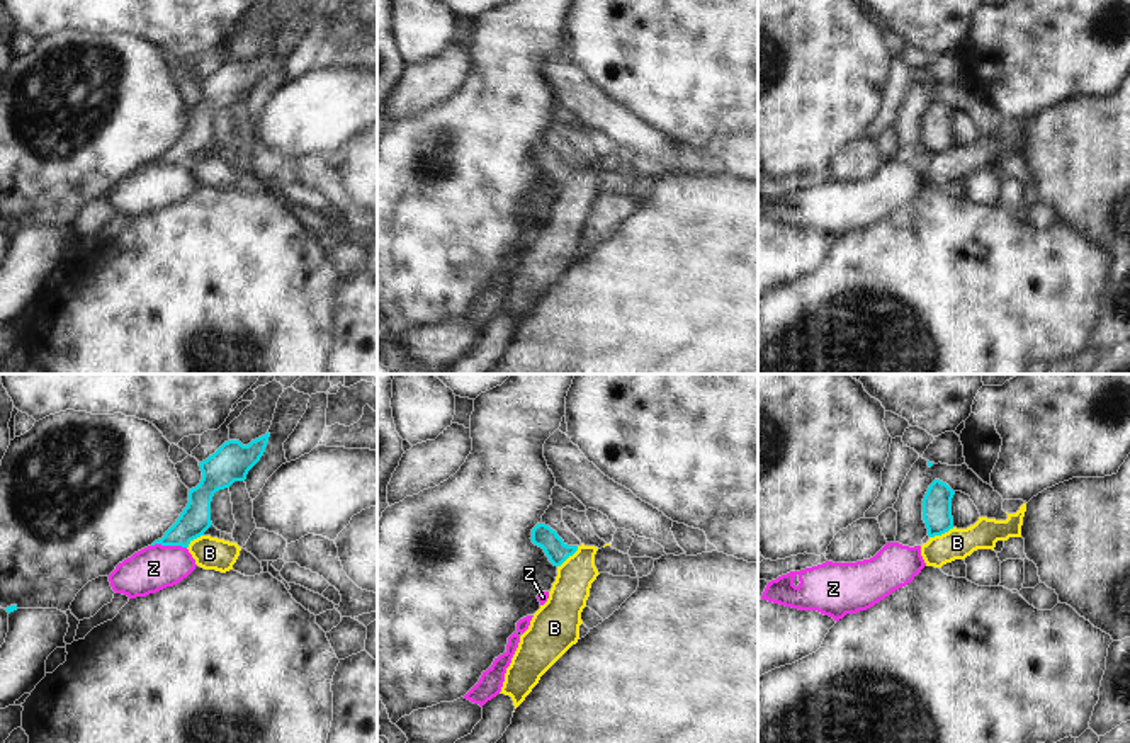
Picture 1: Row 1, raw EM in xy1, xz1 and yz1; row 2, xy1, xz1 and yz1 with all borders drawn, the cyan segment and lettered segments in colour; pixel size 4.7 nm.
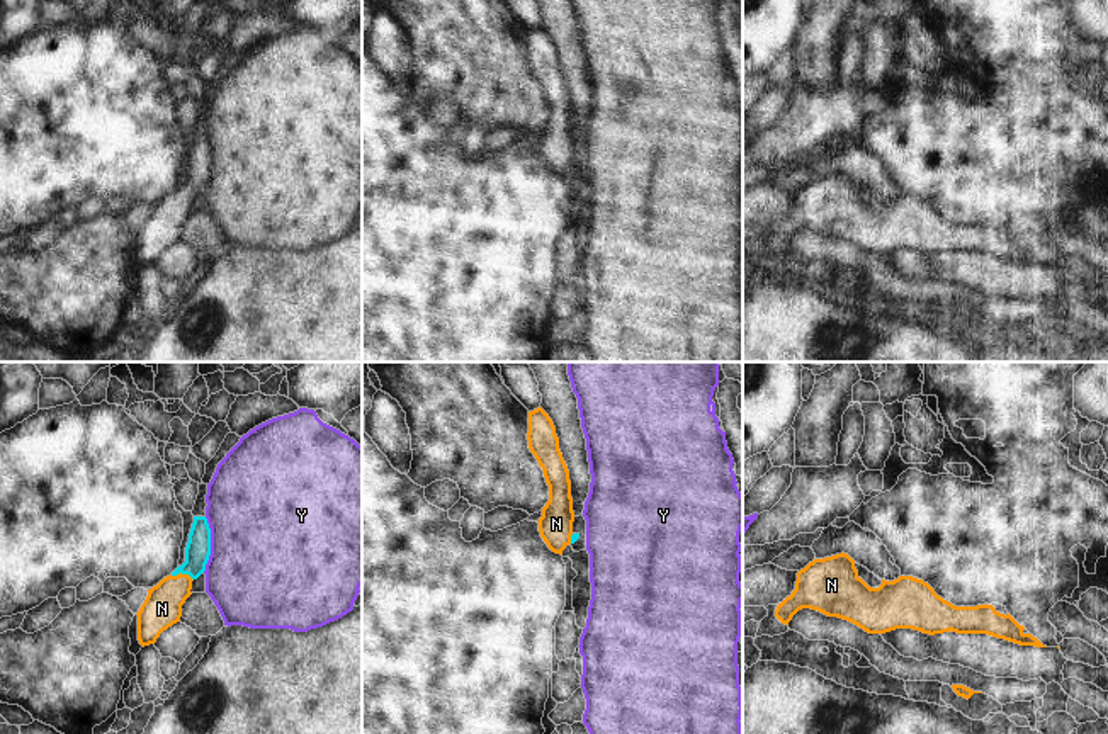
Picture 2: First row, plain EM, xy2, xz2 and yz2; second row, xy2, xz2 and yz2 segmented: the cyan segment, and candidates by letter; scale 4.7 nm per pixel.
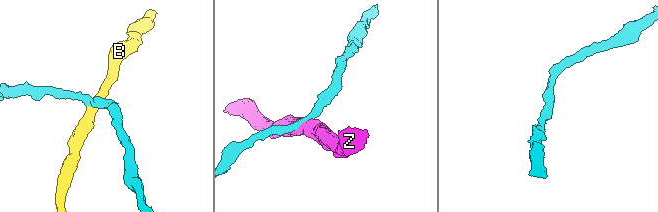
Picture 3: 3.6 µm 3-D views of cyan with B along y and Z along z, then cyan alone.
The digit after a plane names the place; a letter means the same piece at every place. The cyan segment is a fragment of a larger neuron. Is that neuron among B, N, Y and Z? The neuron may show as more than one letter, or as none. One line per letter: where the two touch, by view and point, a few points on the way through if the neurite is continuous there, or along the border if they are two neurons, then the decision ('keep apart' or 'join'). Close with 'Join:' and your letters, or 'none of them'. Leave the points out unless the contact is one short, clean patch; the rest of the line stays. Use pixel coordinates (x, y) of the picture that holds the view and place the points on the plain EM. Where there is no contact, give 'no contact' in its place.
B: contact xz1 (568, 175); border xz1 (578, 165), (558, 186); keep apart
N: contact xy2 (182, 192); way xy2 (197, 170), (196, 179), (182, 192), (180, 201), (162, 228); join
Y: contact xy2 (209, 163); keep apart
Z: contact xy1 (169, 164); border xy1 (152, 164), (180, 164), (186, 167); keep apart
Join: N

